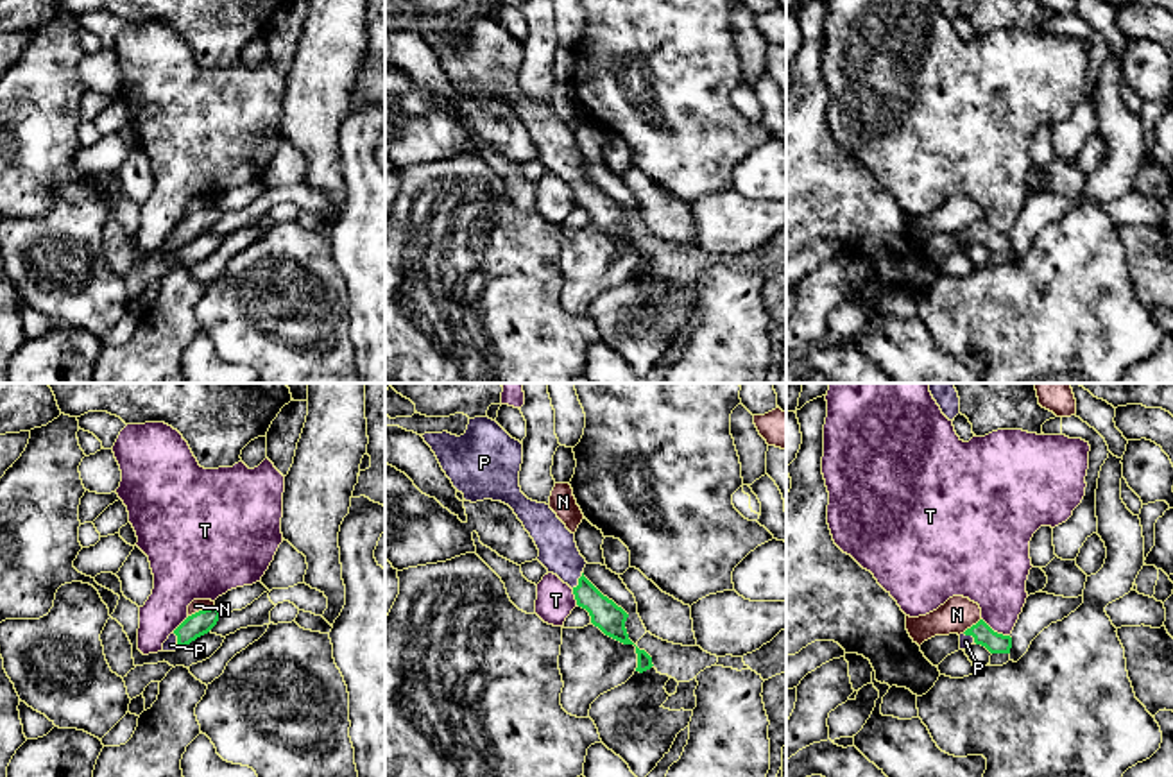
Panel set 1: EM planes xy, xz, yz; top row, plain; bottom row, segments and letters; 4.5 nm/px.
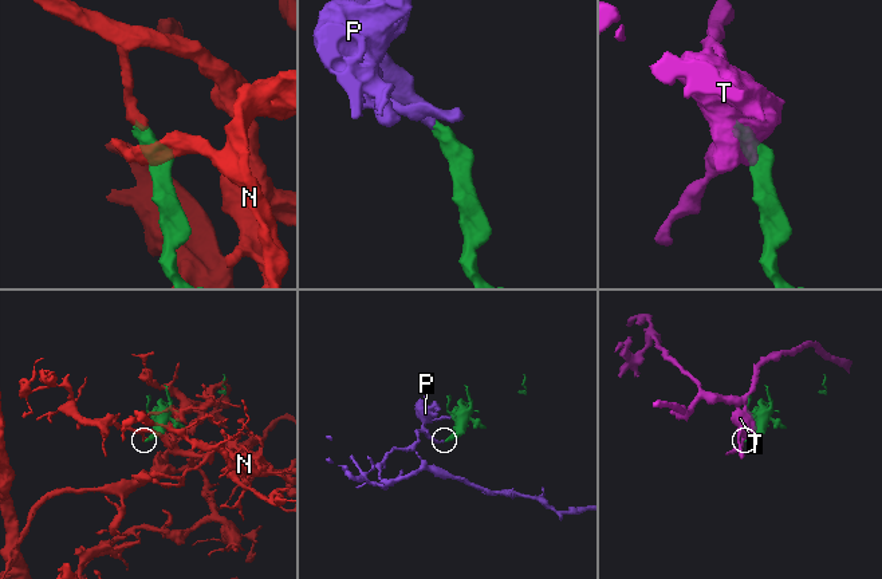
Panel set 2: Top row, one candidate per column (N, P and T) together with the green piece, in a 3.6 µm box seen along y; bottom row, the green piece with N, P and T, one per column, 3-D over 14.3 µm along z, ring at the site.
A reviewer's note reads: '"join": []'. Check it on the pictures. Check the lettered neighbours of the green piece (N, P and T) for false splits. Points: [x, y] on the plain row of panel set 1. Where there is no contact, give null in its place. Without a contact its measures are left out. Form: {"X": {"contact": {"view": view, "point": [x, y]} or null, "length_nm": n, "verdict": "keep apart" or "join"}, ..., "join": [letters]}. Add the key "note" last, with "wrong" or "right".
{"N": {"contact": {"view": "xy", "point": [201, 210]}, "length_nm": 130, "verdict": "keep apart"}, "P": {"contact": {"view": "xz", "point": [579, 181]}, "length_nm": 90, "verdict": "join"}, "T": {"contact": {"view": "yz", "point": [996, 231]}, "length_nm": 150, "verdict": "keep apart"}, "join": ["P"], "note": "wrong"}

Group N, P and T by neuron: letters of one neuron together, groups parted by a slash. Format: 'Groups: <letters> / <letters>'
Groups: N / P / T

